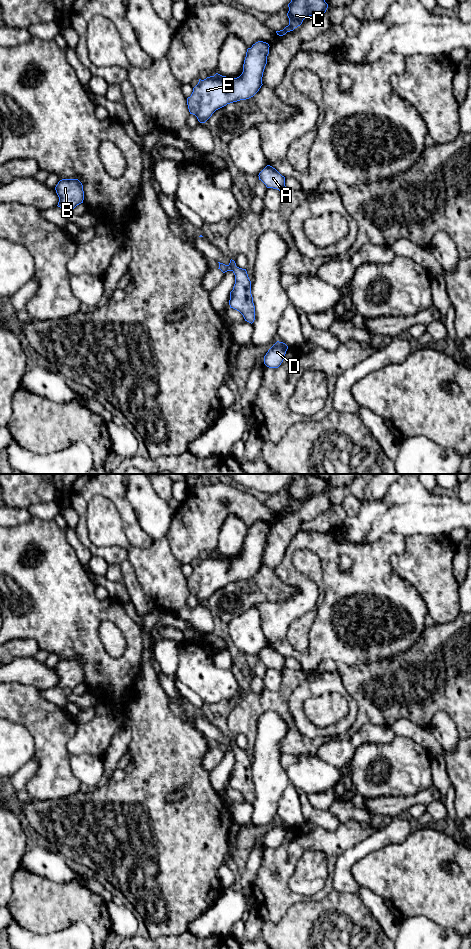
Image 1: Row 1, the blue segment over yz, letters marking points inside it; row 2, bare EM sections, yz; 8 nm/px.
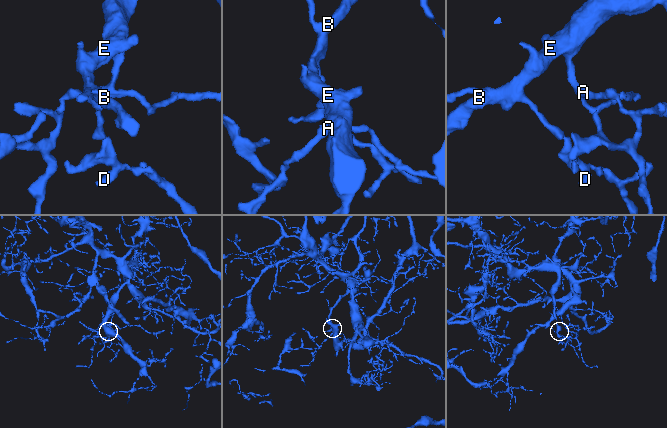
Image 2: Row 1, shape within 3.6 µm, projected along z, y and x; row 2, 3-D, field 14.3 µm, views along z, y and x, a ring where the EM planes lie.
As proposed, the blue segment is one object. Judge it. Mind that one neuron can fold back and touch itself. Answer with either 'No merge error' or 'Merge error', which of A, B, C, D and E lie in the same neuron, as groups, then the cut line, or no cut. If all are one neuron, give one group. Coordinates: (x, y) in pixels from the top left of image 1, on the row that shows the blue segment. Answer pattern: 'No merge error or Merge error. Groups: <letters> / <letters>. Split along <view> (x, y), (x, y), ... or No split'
No merge error. Groups: A B C D E. No split

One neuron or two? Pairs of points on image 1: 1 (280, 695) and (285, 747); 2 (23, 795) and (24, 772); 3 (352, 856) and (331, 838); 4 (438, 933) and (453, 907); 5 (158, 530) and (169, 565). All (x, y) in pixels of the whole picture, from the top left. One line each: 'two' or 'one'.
1: one
2: one
3: two
4: two
5: two

